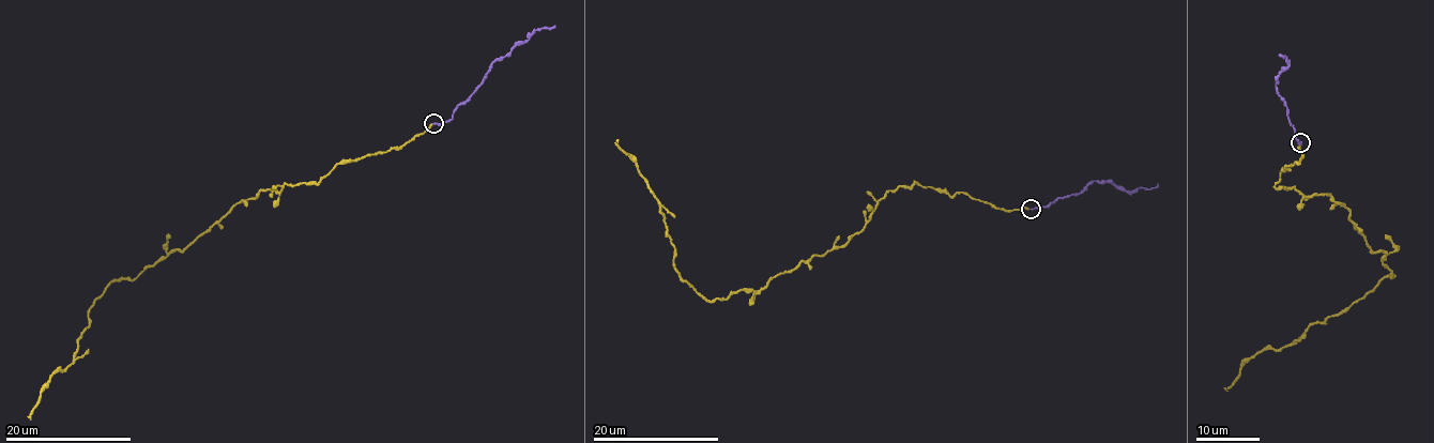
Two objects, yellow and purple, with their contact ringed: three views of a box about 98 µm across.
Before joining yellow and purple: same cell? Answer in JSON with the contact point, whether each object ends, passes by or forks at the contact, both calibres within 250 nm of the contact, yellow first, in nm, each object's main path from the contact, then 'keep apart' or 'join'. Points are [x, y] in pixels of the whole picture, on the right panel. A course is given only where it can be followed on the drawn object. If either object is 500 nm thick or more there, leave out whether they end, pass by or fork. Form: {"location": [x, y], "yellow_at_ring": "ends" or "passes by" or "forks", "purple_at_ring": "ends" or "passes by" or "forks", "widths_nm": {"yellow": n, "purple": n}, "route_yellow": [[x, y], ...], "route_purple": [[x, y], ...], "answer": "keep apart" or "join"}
{"location": [1300, 142], "yellow_at_ring": "ends", "purple_at_ring": "ends", "widths_nm": {"yellow": 160, "purple": 160}, "route_yellow": [[1300, 141], [1300, 161], [1275, 185], [1345, 205], [1393, 276], [1293, 342], [1254, 354], [1226, 391]], "route_purple": [[1300, 141], [1275, 85], [1276, 77], [1287, 60], [1278, 55]], "answer": "join"}

